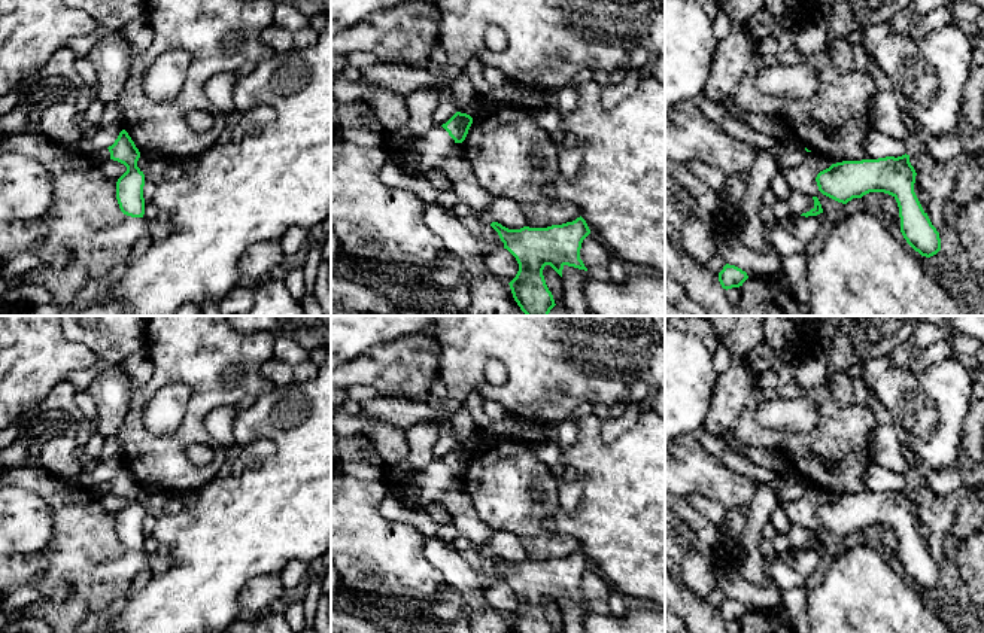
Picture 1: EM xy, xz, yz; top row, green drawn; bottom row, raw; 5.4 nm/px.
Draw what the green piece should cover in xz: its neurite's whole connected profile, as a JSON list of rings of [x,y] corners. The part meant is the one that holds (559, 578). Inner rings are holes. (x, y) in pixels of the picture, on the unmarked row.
[[[581,550],[547,562],[508,563],[498,556],[491,560],[519,597],[516,611],[508,617],[514,633],[553,633],[543,609],[546,599],[561,611],[565,599],[587,605],[580,582],[590,563]]]

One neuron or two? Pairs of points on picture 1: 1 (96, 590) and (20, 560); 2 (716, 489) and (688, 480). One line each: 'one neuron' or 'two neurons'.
1: one neuron
2: one neuron

